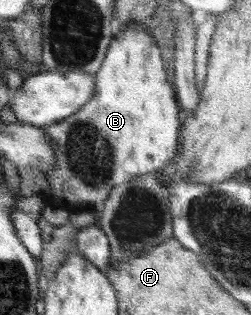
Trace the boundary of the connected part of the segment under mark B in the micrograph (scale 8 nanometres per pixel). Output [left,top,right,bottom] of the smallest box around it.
[41,21,183,211]

